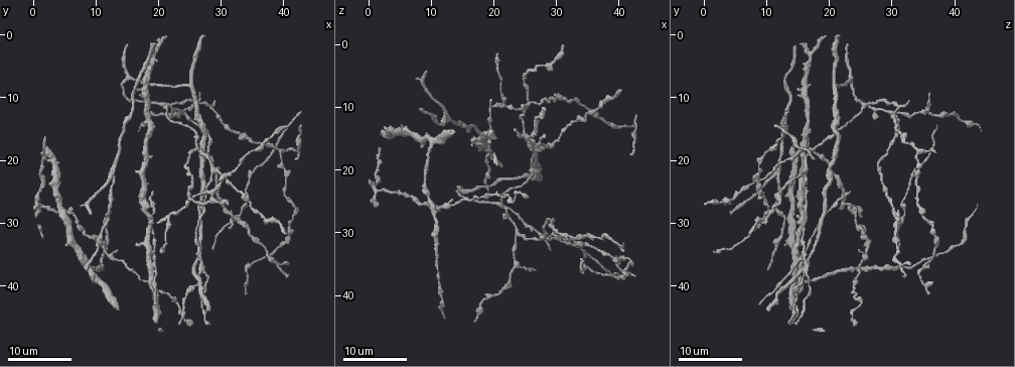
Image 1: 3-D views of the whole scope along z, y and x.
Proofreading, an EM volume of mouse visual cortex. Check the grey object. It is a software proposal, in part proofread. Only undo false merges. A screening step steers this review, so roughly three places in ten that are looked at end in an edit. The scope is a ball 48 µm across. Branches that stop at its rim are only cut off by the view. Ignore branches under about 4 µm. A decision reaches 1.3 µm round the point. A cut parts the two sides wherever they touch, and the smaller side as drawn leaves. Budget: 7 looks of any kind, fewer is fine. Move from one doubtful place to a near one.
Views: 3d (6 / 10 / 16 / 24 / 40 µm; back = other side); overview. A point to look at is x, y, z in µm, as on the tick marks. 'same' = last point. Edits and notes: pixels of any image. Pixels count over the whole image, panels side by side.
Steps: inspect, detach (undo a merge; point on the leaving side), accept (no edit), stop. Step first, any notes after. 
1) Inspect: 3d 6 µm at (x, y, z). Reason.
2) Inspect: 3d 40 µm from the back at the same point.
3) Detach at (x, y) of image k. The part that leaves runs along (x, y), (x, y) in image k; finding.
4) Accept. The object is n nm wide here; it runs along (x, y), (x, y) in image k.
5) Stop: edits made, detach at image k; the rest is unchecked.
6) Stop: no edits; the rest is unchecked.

Inspect: 3d 24 µm at (19.5, 37.5, 14.0).

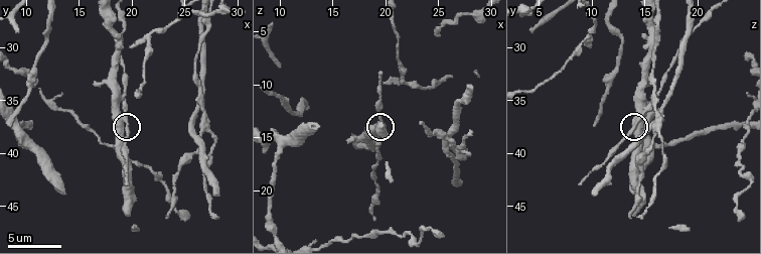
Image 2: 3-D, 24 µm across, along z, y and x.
Inspect: 3d 6 µm at (19.2, 37.6, 14.0). Closer look.

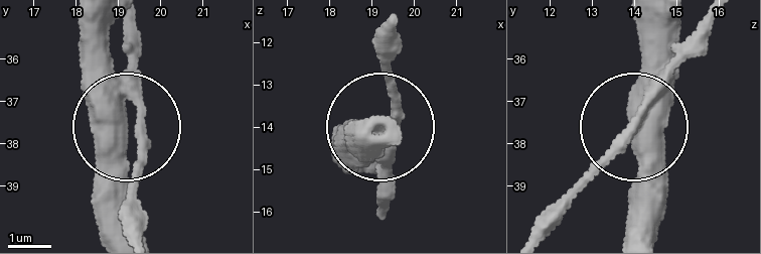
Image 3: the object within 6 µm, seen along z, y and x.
Accept. All the same neuron.

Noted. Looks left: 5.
Inspect: 3d 16 µm at (31.5, 29.5, 31.5). Four arms meet.

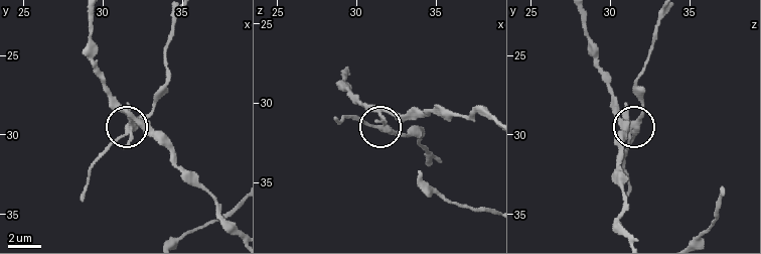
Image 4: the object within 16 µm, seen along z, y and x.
Inspect: 3d 6 µm at (31.9, 29.4, 31.6). Zoom in.

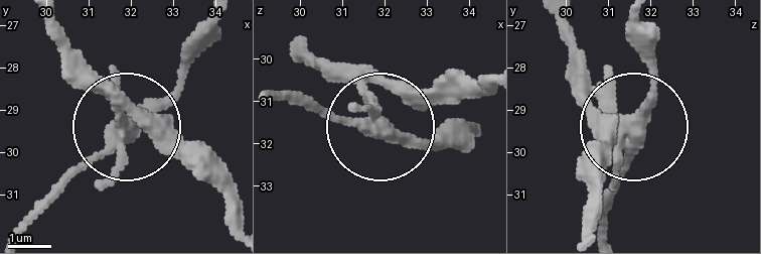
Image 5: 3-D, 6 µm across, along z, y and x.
Detach at (117, 179) of image 5. The side arm is 14 µm long; a second neuron is stuck on.

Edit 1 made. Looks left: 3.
Inspect: overview.

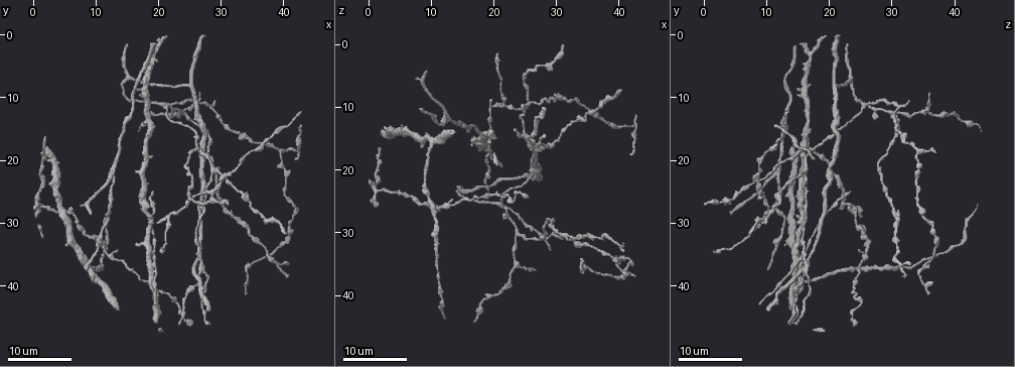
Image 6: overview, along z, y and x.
Inspect: 3d 24 µm at (22.5, 11.0, 26.0). Thin arm on a thick one.

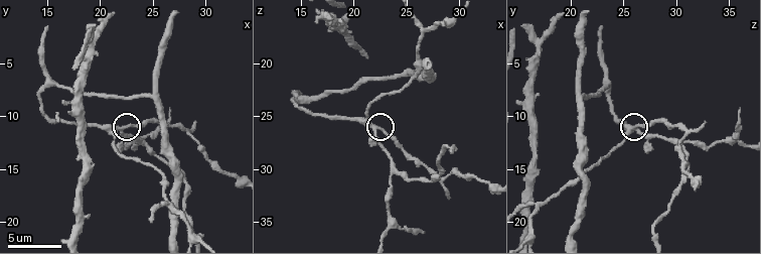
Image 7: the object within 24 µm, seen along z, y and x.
Inspect: 3d 6 µm at (22.2, 11.0, 26.2). Closer look.

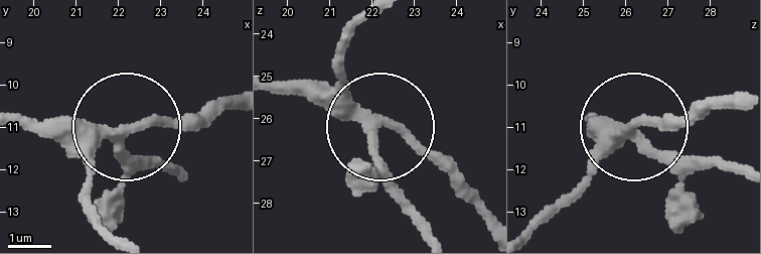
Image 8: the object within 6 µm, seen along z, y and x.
Accept. The object is 230 nm wide here; all the same neuron.

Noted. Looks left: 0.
Stop: edits made, detach at image 5; the rest is unchecked.

